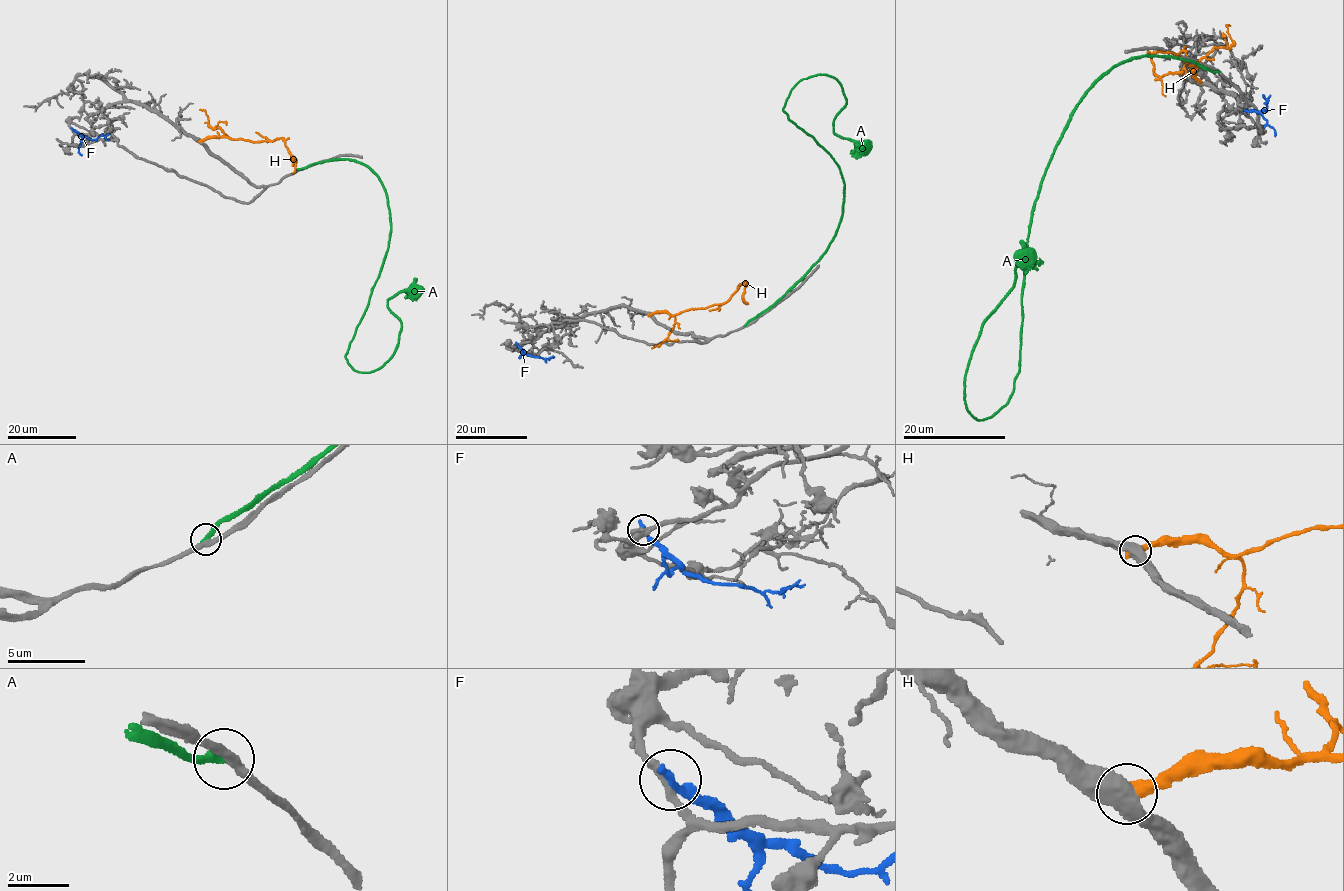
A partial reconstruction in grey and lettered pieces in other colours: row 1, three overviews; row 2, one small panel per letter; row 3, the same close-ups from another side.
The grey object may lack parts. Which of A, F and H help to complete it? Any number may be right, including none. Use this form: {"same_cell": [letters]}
{"same_cell": []}

